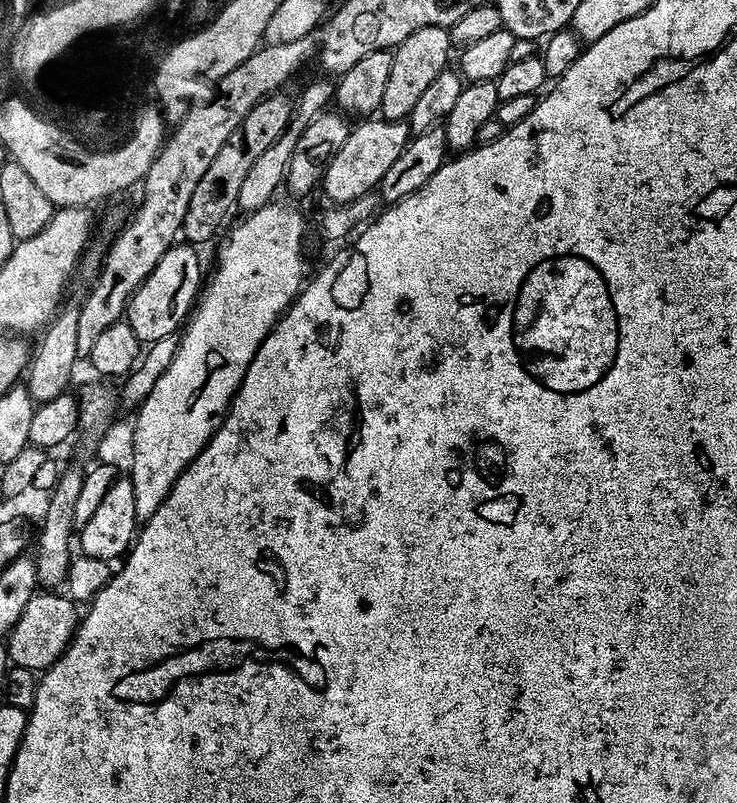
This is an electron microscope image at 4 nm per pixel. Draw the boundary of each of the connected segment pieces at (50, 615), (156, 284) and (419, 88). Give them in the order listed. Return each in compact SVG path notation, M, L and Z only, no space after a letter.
M40 590L26 602L18 622L13 626L11 632L6 637L6 647L9 661L17 668L30 668L33 670L43 670L52 665L58 657L68 648L68 643L76 635L78 627L78 612L76 616L77 605L73 603L67 595L59 596L56 590Z
M187 242L173 244L170 250L166 250L166 254L162 254L158 266L154 266L154 270L142 282L142 286L138 286L134 304L135 307L136 304L140 307L140 312L144 315L144 328L136 328L136 337L141 342L171 336L189 319L202 288L200 256L196 252L199 251Z
M439 24L414 30L410 34L410 38L406 38L402 43L397 44L392 52L390 78L386 82L386 91L382 94L382 102L378 109L379 115L385 120L404 120L411 117L414 105L418 102L418 98L422 98L422 94L430 87L430 82L434 82L434 78L438 78L438 74L442 74L442 70L449 67L448 55L452 51L454 51L452 33L447 27Z

